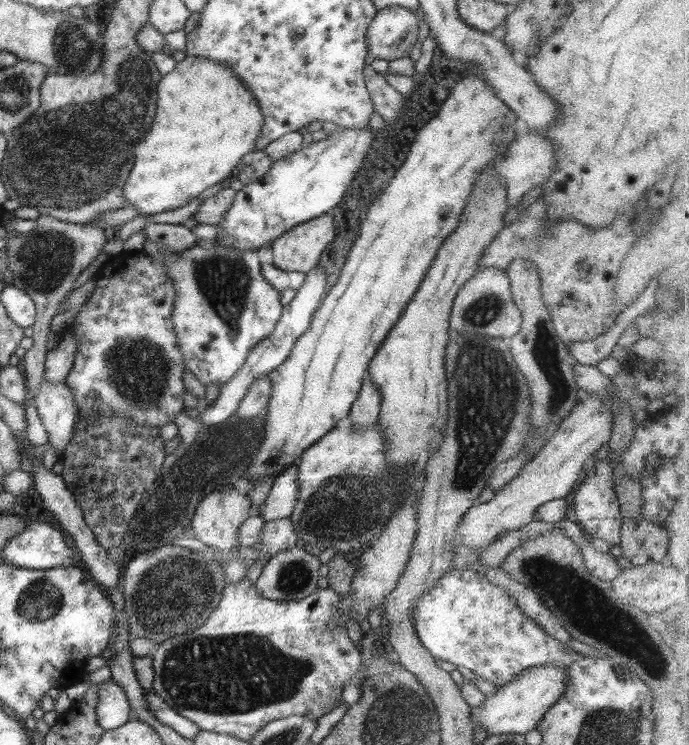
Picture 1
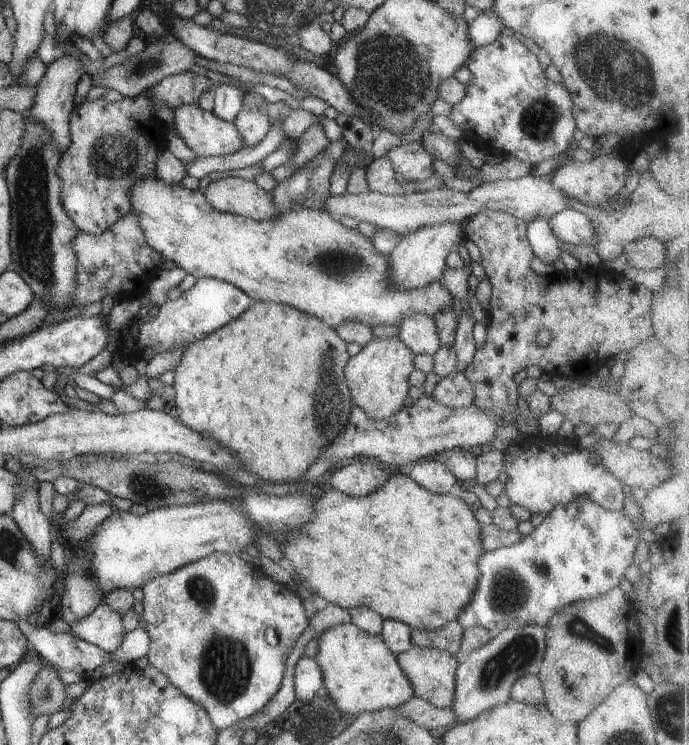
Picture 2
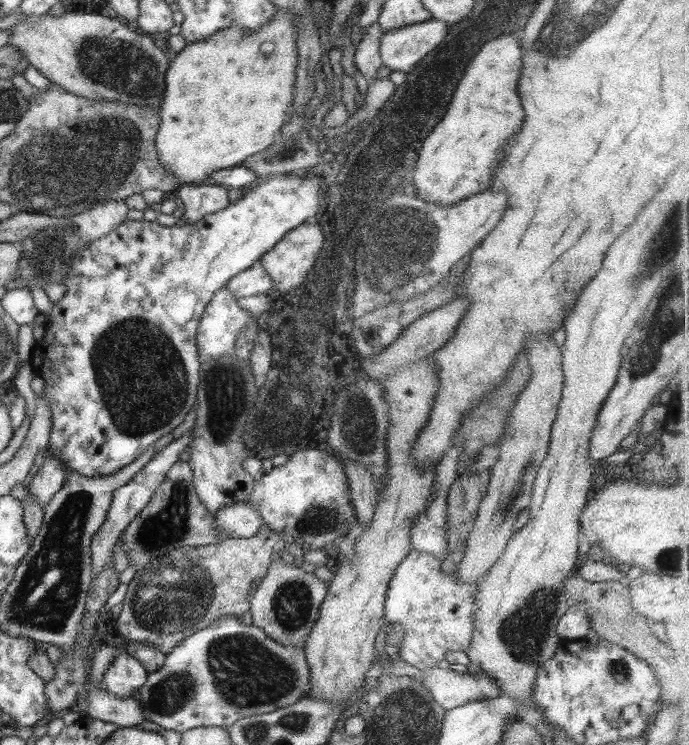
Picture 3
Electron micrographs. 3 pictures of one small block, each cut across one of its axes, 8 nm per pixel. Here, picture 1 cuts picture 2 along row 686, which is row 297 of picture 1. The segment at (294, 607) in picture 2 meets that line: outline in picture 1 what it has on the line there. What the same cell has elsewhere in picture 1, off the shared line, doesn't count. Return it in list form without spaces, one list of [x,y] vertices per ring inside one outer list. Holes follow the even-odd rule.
[[[202,240],[179,255],[165,257],[161,266],[165,268],[175,290],[175,303],[171,307],[172,321],[185,372],[193,374],[204,386],[211,382],[221,386],[241,368],[248,352],[271,334],[283,308],[280,304],[280,293],[269,287],[261,276],[255,251],[237,251],[225,247],[225,244]]]

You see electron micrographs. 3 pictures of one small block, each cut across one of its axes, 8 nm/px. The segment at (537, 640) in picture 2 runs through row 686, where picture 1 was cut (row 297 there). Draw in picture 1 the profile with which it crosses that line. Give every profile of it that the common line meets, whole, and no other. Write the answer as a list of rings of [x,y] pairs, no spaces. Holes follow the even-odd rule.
[[[493,267],[476,271],[457,292],[448,316],[449,334],[479,334],[504,341],[511,338],[521,324],[521,315],[511,299],[509,281],[504,271]]]

